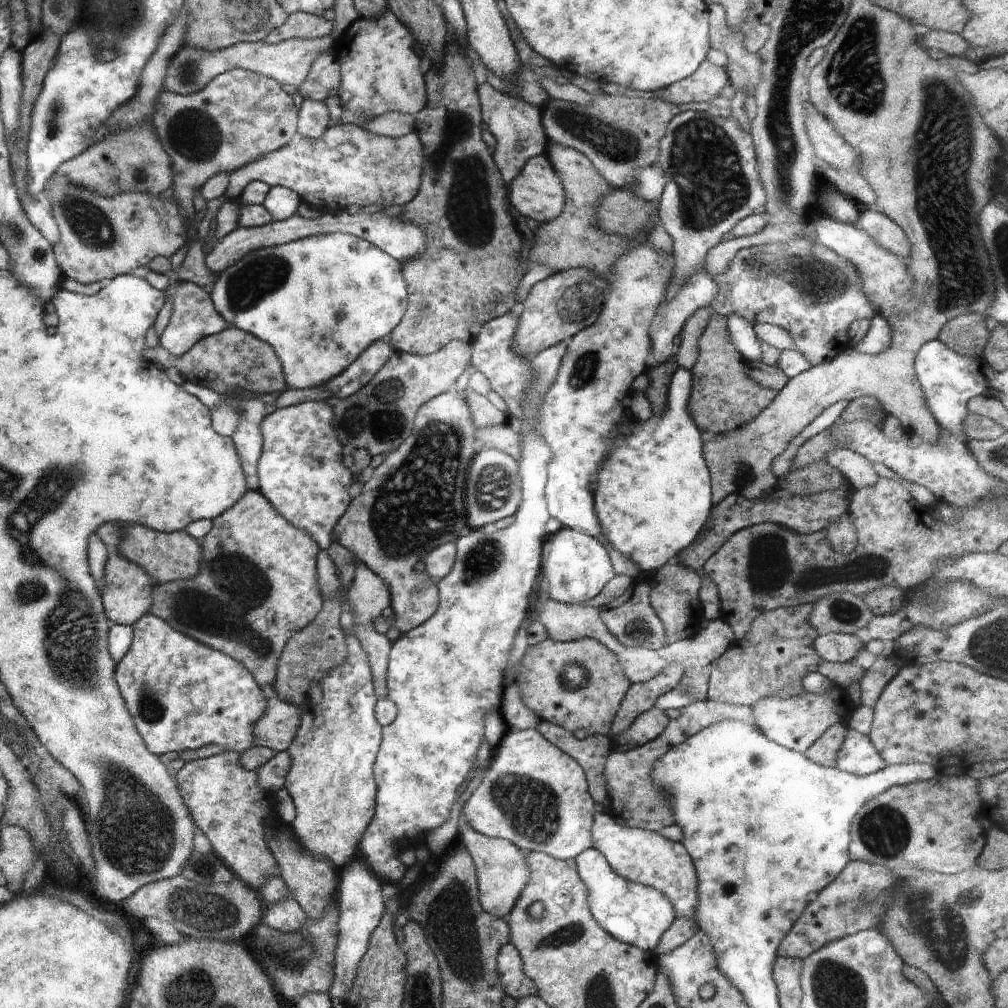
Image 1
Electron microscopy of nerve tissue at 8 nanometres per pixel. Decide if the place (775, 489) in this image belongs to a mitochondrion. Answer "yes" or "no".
no

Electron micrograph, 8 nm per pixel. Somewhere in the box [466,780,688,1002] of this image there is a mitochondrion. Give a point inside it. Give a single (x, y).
(572, 931)

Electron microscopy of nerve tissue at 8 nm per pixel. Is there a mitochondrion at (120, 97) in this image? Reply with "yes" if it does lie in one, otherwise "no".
no

